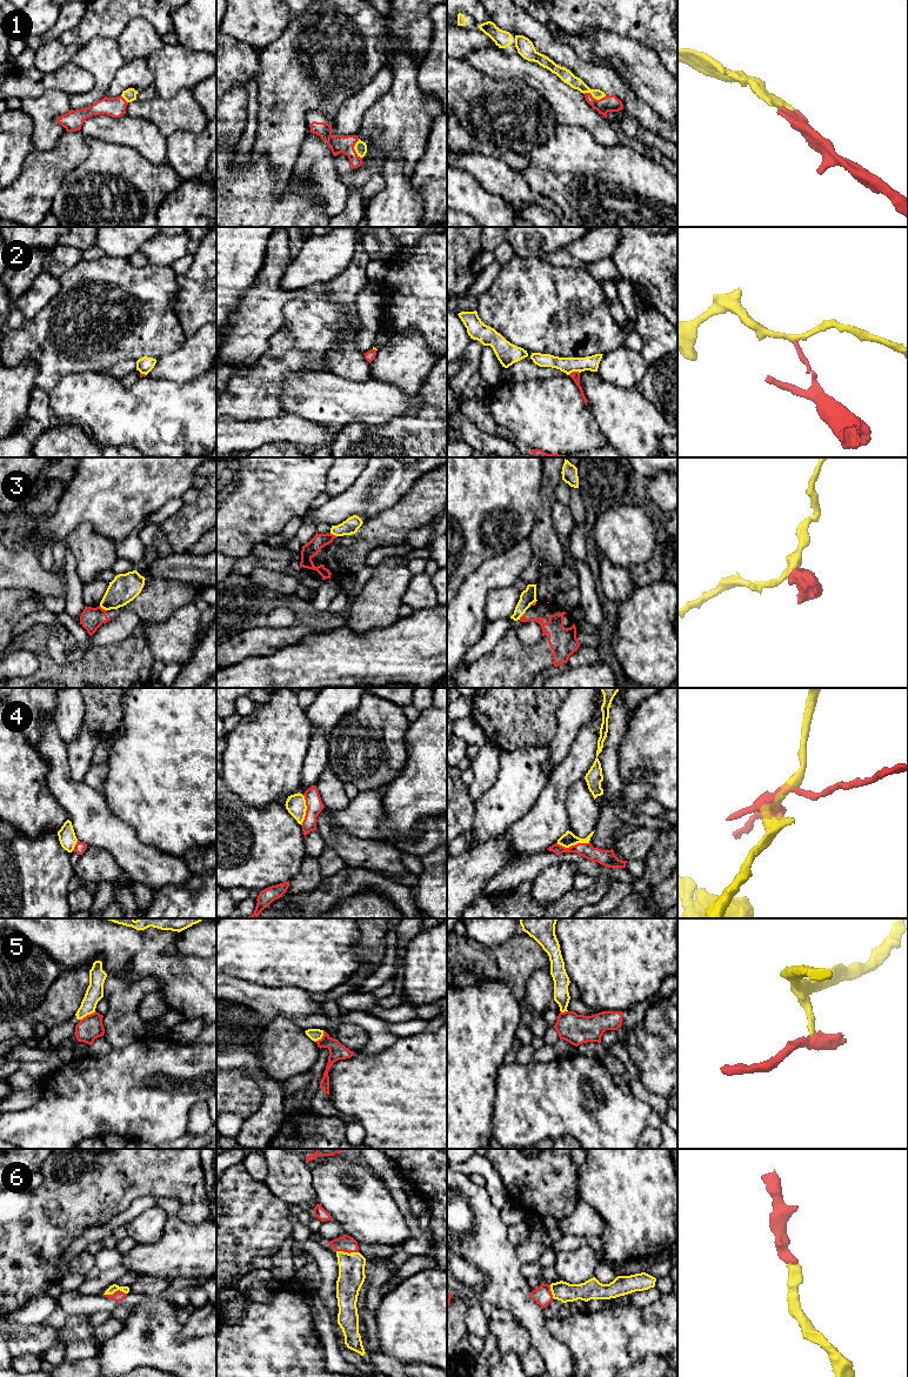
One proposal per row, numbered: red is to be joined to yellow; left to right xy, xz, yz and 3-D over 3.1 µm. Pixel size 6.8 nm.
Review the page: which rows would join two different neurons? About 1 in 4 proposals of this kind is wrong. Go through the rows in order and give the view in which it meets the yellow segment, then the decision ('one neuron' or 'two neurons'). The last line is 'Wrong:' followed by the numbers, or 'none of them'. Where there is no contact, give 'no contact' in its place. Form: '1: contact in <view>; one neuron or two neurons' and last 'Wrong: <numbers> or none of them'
1: contact in yz; one neuron
2: contact in yz; two neurons
3: contact in xy; two neurons
4: contact in yz; two neurons
5: contact in xy; two neurons
6: contact in xy; one neuron
Wrong: 2, 3, 4, 5

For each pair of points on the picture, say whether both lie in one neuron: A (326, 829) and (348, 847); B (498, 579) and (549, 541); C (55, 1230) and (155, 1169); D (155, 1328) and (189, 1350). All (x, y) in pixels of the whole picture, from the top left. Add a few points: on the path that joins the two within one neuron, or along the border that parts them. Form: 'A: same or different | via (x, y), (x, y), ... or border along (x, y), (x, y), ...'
A: same | via (332, 835), (342, 843)
B: different | border along (528, 537), (534, 556)
C: same | via (79, 1208), (118, 1169), (131, 1169)
D: same | via (164, 1336), (178, 1350), (181, 1350)

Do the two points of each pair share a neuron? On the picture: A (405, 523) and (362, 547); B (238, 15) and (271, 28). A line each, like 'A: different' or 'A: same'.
A: same
B: same

